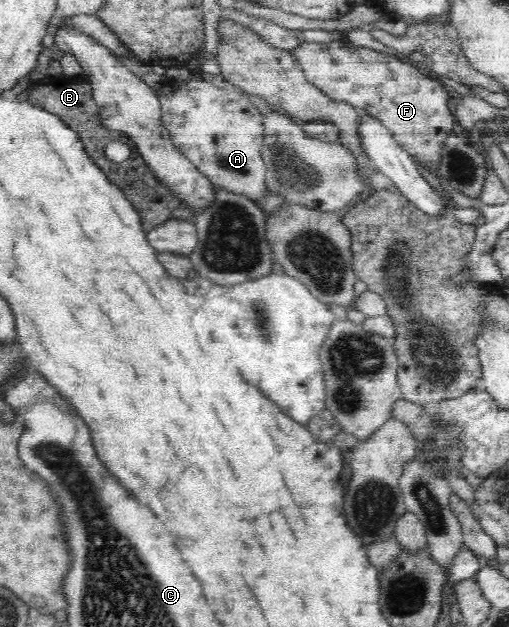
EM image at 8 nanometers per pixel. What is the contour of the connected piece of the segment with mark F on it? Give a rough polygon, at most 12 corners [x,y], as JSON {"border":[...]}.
{"border":[[347,40],[291,53],[329,98],[438,170],[454,95]]}

